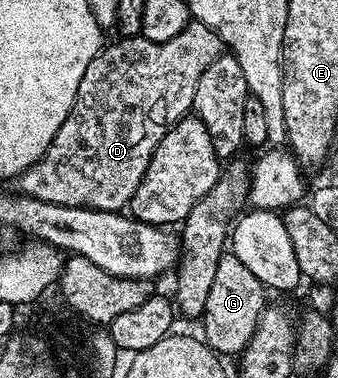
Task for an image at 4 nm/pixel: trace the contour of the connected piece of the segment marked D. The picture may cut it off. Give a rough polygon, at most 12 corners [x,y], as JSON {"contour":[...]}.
{"contour":[[204,23],[109,42],[48,151],[44,203],[125,210],[223,56]]}

